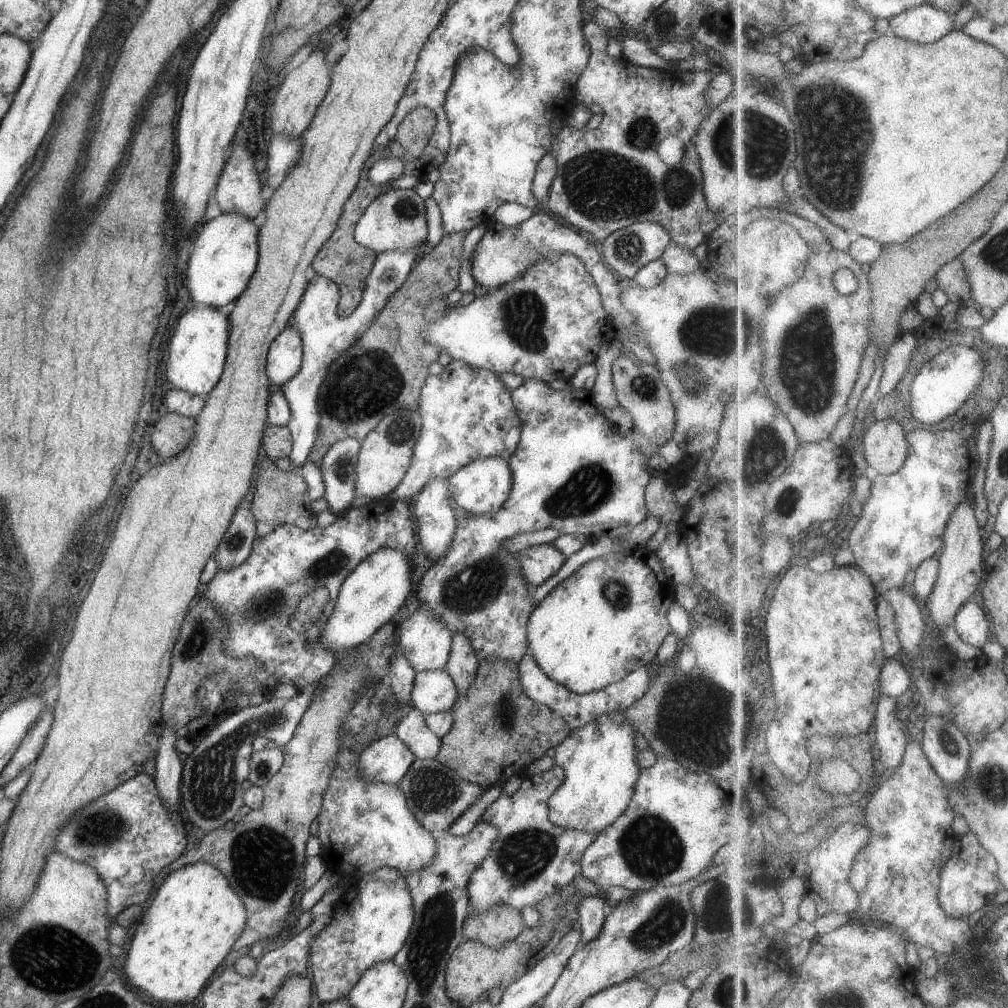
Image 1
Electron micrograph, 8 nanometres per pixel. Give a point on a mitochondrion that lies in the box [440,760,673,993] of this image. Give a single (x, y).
(522, 858)

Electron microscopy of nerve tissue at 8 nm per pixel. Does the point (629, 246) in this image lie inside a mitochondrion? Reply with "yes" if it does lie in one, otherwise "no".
yes

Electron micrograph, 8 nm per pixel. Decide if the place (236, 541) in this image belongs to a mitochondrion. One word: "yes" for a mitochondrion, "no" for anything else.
yes

